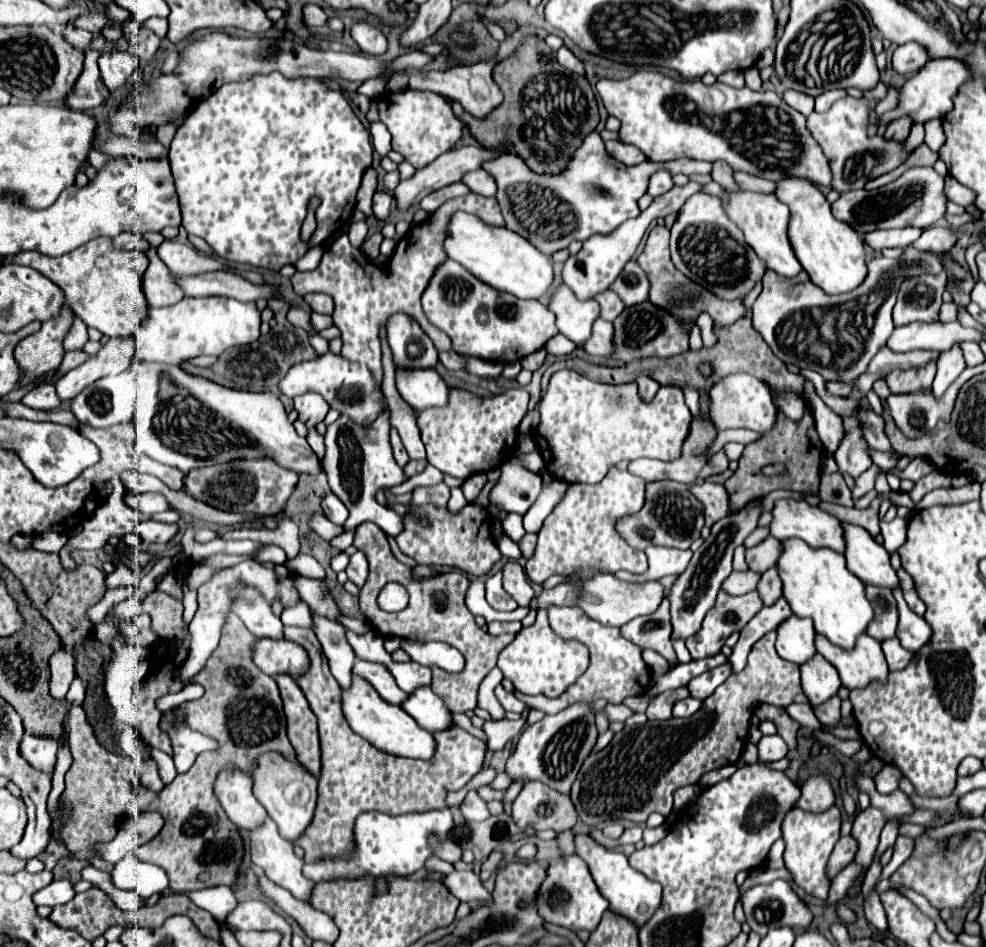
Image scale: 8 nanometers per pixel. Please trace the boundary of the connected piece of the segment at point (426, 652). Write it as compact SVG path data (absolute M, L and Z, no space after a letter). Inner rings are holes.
M402 641L402 649L412 657L412 661L426 667L440 667L449 673L459 673L465 667L463 655L446 643L410 643Z

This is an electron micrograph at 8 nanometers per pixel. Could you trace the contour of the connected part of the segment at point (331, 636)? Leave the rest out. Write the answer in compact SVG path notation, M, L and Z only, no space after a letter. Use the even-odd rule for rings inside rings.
M312 613L312 629L324 649L324 655L328 657L330 673L340 683L340 687L348 687L356 655L346 641L346 631L336 621L330 621L328 617L320 617L316 613Z

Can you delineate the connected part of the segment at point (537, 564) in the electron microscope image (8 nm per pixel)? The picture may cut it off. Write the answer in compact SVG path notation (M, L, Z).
M612 467L596 485L570 485L566 497L546 517L538 533L534 555L524 567L528 579L532 583L542 583L552 575L592 579L598 573L616 573L620 569L630 573L646 573L648 561L644 551L632 549L612 529L612 521L616 521L616 517L640 511L640 505L644 505L644 487L644 481L632 477L628 471L618 471L616 467Z

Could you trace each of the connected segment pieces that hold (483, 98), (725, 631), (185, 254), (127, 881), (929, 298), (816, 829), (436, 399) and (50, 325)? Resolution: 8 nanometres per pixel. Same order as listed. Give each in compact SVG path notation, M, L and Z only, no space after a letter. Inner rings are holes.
M488 57L476 65L470 67L454 67L448 71L420 71L418 77L416 73L412 73L412 79L408 83L408 89L424 89L424 91L432 91L438 95L444 95L452 101L460 101L462 107L472 113L474 117L486 117L492 109L496 109L496 105L500 105L502 101L502 93L500 89L496 89L494 81L492 81L492 69L496 65L496 57Z
M720 591L714 609L710 609L708 615L704 617L704 621L702 621L702 629L686 639L686 647L692 655L692 659L704 659L704 657L712 657L712 655L720 653L726 639L734 631L740 631L760 609L762 609L762 605L760 605L760 597L758 597L756 591L750 591L746 595L740 595L740 597L730 597L724 591Z
M164 241L158 247L158 255L164 257L164 263L172 273L180 275L198 275L206 271L218 271L224 269L222 263L214 261L208 255L198 253L196 249L190 249L178 241Z
M132 853L114 865L112 883L120 889L136 891L142 899L148 899L150 895L166 891L170 887L168 875L162 867L142 863Z
M948 273L938 275L916 275L906 277L900 285L900 291L896 295L896 305L892 313L892 321L896 327L924 321L934 323L938 321L938 311L944 302L953 301L952 291L947 289L944 292L944 285L948 281ZM943 293L943 295L942 295Z
M830 807L822 813L808 813L802 809L790 809L782 821L782 839L786 843L784 863L792 875L792 881L808 895L826 901L830 879L826 877L826 863L832 853L832 845L840 839L840 809Z
M396 367L396 389L412 407L444 407L448 403L448 385L436 369L402 369Z
M64 309L56 321L46 321L38 333L22 339L14 349L14 361L22 371L22 385L50 373L62 363L62 339L72 325L72 309Z

